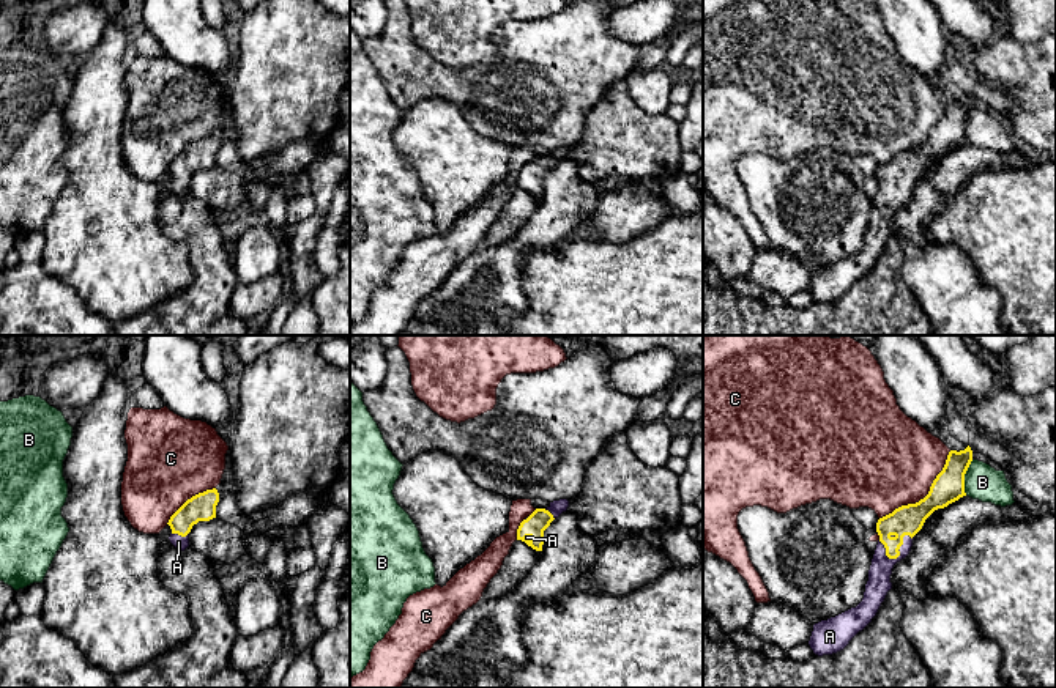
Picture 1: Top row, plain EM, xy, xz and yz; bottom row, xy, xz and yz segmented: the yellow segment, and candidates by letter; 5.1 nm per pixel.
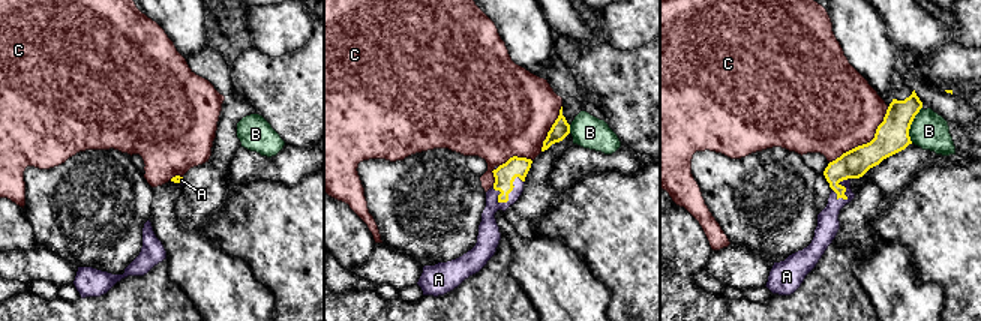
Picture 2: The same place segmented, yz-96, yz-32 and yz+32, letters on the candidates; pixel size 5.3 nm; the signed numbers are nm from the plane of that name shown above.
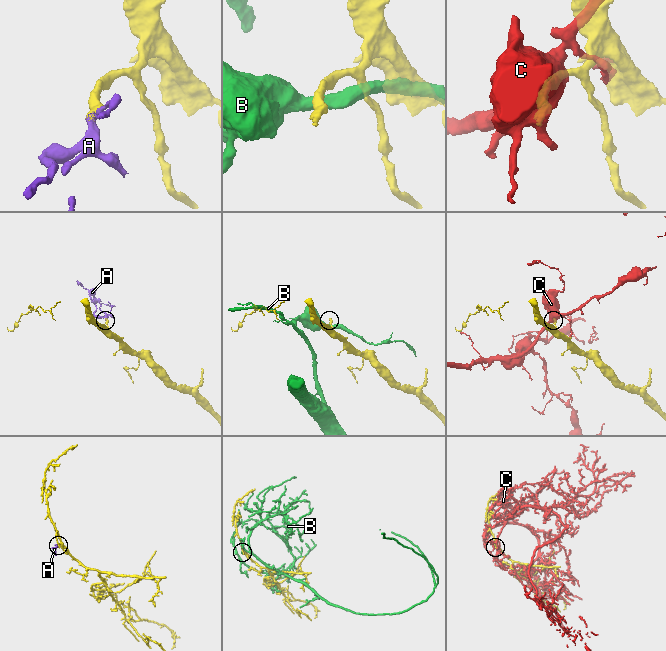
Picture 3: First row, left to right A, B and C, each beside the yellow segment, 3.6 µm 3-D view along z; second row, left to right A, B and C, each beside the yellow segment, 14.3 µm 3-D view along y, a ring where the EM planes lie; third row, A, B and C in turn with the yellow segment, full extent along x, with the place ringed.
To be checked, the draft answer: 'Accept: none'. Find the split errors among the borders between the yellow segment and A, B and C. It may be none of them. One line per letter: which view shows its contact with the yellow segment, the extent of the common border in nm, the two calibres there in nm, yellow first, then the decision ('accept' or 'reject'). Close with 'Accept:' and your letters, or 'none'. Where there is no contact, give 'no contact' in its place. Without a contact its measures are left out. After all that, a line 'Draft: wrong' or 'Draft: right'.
A: yz | 190 nm | 160/120 nm | accept
B: yz | 190 nm | 160/180 nm | reject
C: yz | 500 nm | 160/460 nm | reject
Accept: A
Draft: wrong

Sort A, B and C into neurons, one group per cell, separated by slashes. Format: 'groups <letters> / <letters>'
groups A / B / C

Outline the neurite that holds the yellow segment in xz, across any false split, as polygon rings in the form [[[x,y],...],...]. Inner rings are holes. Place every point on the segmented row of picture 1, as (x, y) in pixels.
[[[560,499],[550,502],[547,509],[536,509],[530,516],[526,516],[519,529],[517,540],[525,542],[536,551],[542,551],[544,545],[544,531],[550,526],[550,523],[558,518],[569,507],[567,499]]]

